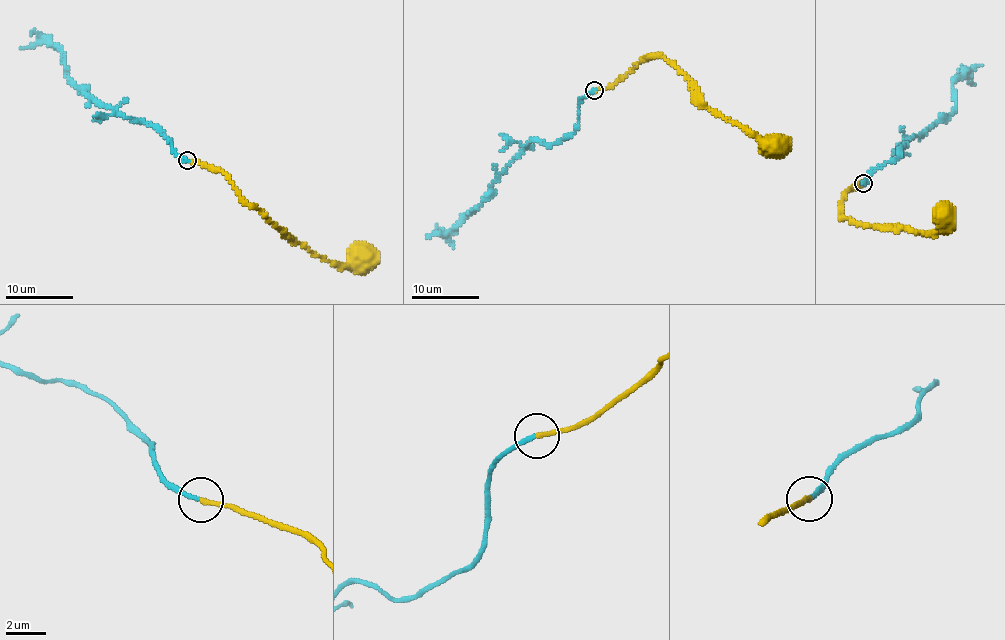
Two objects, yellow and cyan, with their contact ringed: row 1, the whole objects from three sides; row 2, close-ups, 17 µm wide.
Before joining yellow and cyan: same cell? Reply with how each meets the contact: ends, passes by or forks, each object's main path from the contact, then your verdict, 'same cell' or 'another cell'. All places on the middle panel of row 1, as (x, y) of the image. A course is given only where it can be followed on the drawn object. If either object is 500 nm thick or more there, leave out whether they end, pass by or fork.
yellow ends; cyan ends; course yellow (595, 90), (605, 89), (647, 59), (660, 55), (684, 75), (696, 98), (776, 147); course cyan (595, 90), (581, 99), (577, 128), (572, 134), (551, 144), (531, 140), (471, 213), (449, 230), (427, 237); another cell

